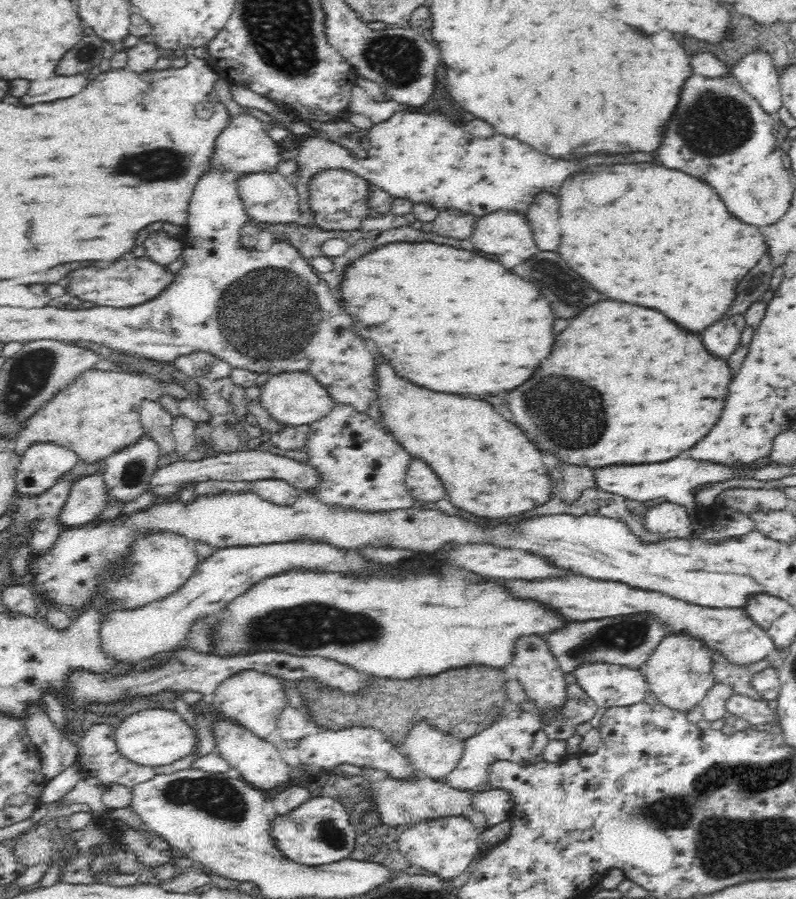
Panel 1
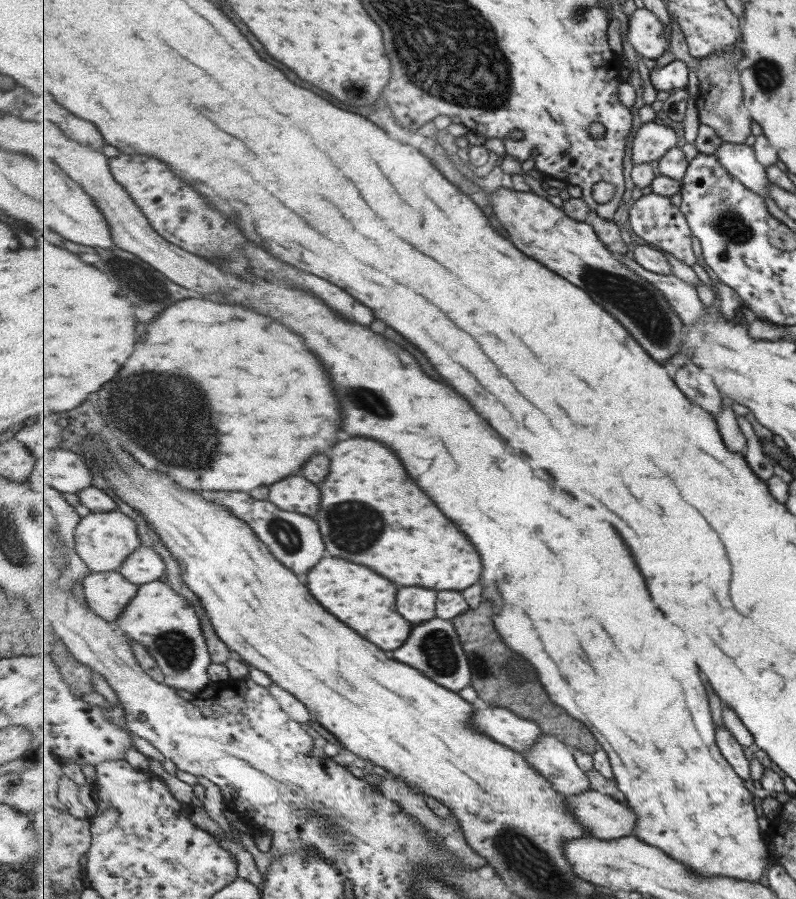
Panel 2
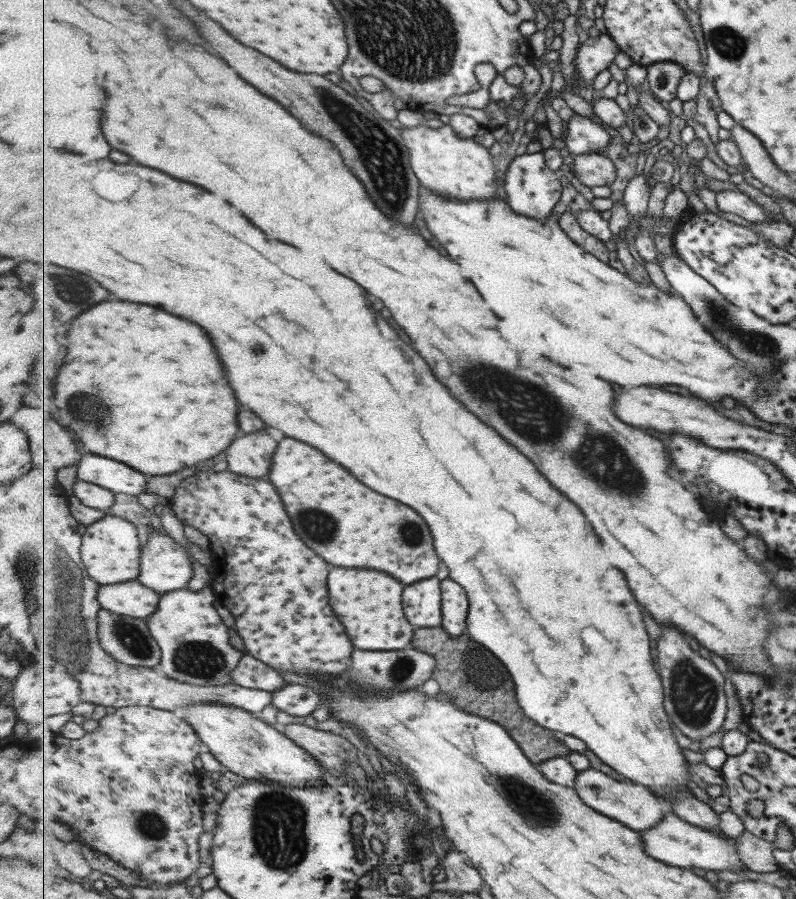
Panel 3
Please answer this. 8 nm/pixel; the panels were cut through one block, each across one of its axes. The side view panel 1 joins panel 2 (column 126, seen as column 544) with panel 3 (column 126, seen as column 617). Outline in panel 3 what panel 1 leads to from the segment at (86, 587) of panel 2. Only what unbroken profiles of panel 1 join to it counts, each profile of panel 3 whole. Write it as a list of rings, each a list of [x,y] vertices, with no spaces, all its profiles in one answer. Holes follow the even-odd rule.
[[[138,580],[117,584],[100,585],[99,602],[105,610],[133,617],[134,619],[149,620],[149,615],[155,613],[159,606],[159,594]]]

